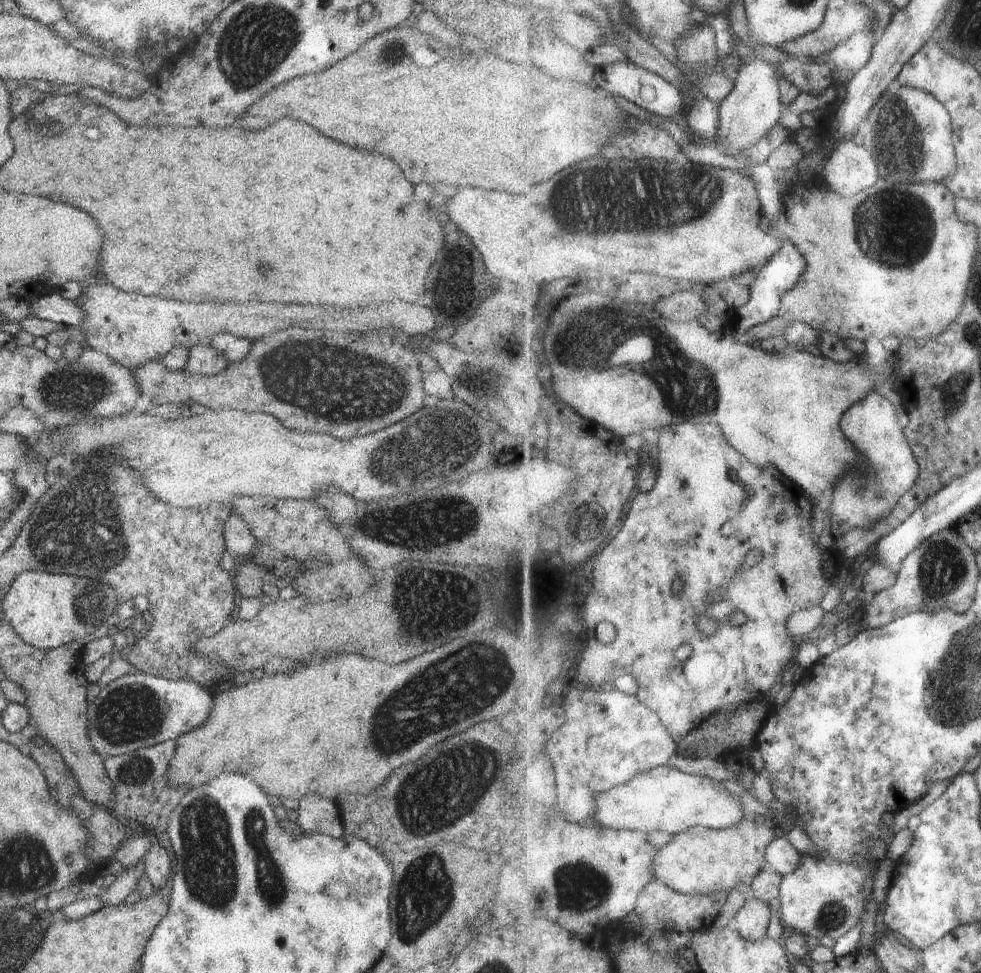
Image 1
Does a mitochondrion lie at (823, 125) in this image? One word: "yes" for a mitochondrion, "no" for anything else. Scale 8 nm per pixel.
no

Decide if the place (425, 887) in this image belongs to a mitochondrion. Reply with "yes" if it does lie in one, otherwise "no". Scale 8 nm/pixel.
yes

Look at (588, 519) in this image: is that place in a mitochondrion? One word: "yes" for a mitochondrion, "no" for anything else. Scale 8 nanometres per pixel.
yes

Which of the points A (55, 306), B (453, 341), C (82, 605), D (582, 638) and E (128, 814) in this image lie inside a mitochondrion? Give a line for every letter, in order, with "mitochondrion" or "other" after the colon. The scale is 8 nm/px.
A: other
B: other
C: mitochondrion
D: other
E: other

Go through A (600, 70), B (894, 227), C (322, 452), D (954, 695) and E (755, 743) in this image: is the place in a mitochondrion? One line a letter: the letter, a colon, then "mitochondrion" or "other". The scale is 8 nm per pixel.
A: other
B: mitochondrion
C: other
D: mitochondrion
E: other

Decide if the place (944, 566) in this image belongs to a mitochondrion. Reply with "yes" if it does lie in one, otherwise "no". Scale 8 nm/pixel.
yes

